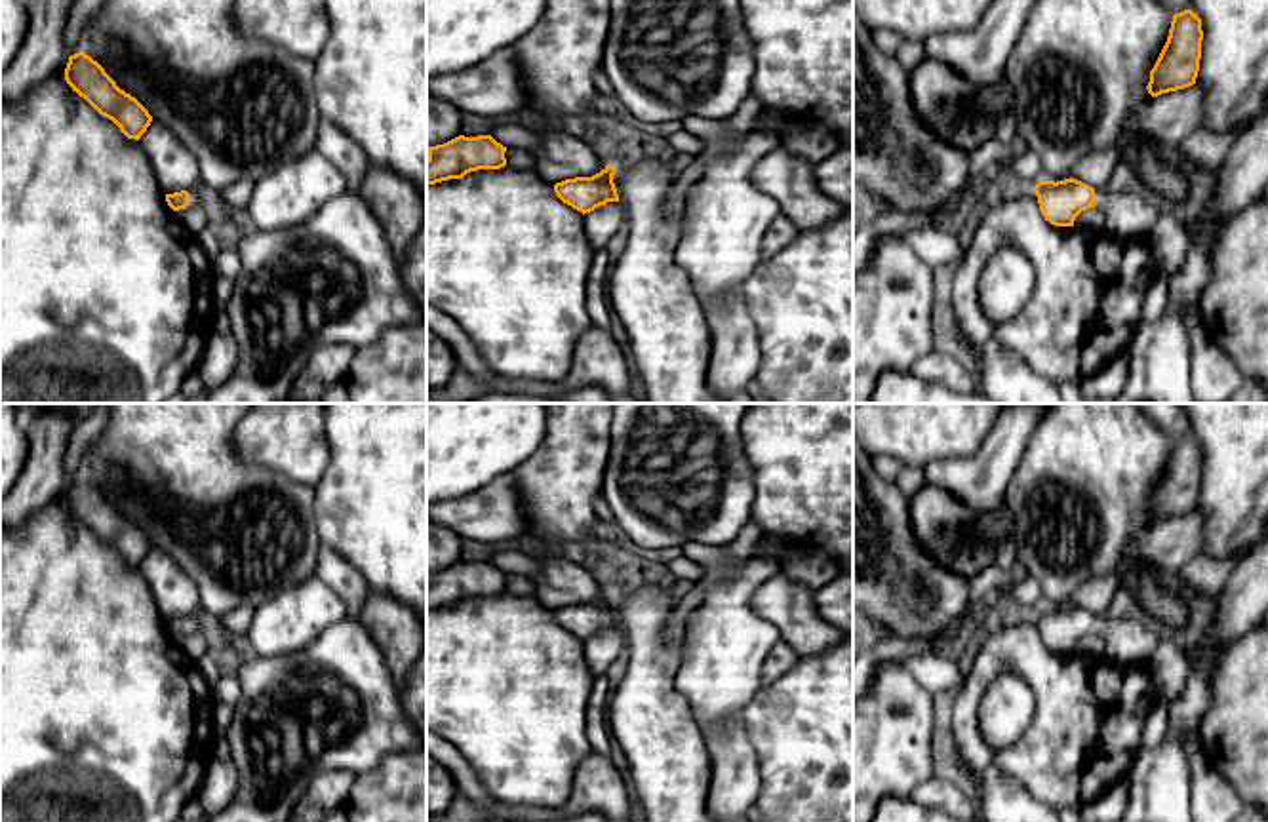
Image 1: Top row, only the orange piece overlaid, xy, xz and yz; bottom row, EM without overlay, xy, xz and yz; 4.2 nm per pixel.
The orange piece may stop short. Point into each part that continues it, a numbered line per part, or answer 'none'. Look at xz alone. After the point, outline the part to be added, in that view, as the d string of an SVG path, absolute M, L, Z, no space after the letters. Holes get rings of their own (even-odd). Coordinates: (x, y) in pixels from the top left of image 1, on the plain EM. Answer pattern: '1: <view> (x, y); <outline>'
none

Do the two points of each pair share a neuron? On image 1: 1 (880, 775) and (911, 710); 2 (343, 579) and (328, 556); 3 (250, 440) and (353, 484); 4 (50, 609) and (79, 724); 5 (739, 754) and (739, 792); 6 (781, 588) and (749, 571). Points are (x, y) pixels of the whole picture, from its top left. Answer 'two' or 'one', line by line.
1: one
2: one
3: two
4: one
5: one
6: two

